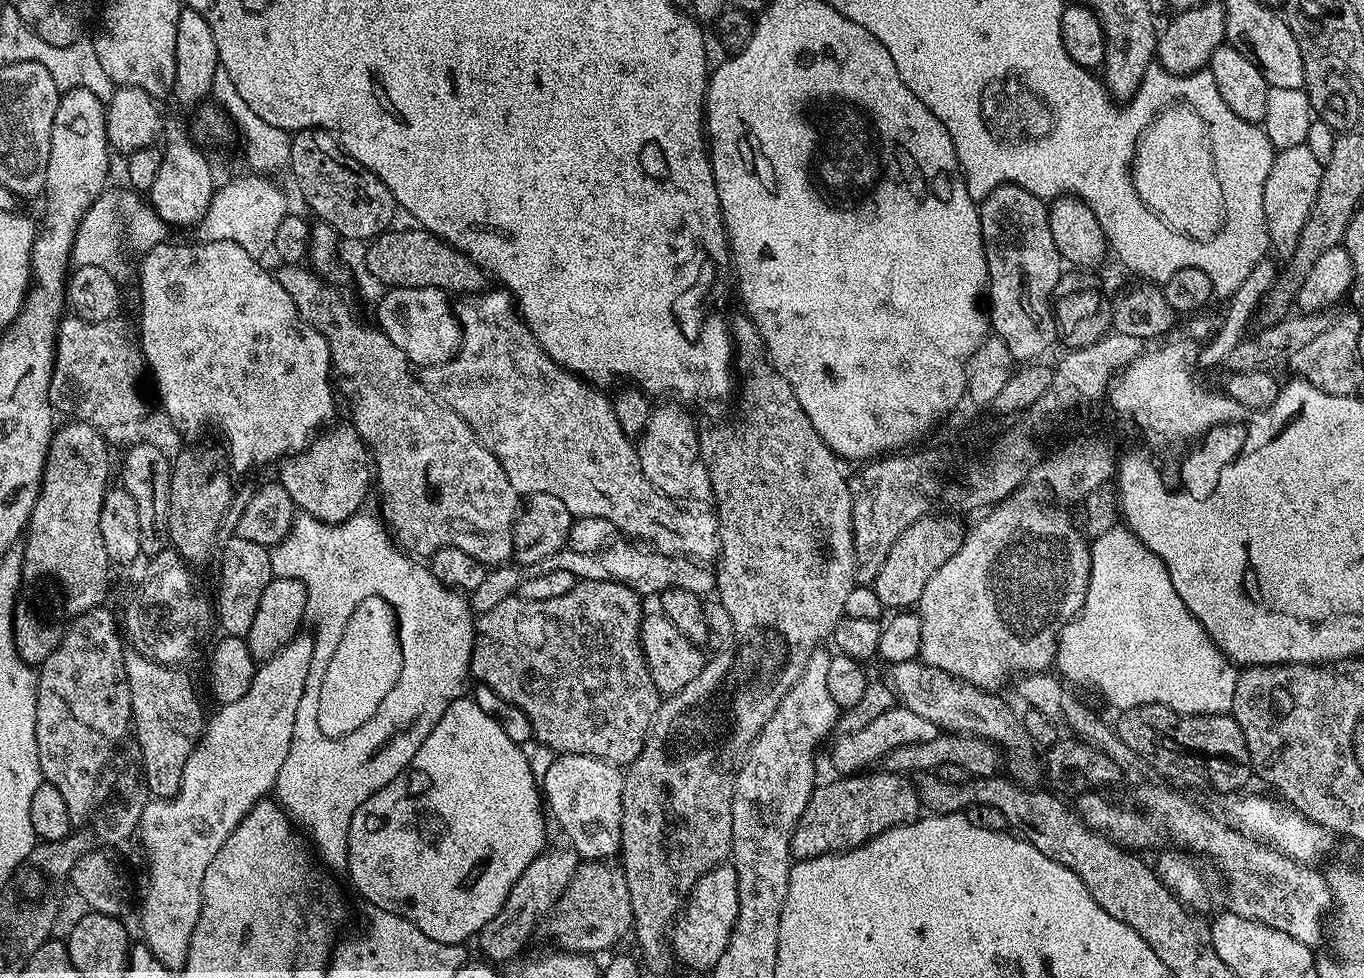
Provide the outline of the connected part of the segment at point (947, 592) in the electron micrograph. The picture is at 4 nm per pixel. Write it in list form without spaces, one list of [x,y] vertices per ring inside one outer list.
[[[1009,498],[995,505],[985,520],[980,520],[973,528],[967,529],[962,546],[950,558],[950,562],[946,562],[946,566],[942,566],[942,570],[938,570],[938,574],[934,574],[930,582],[926,582],[926,590],[922,590],[918,605],[918,615],[922,622],[922,650],[919,659],[930,666],[938,666],[938,670],[946,670],[946,674],[956,676],[968,684],[989,690],[1000,690],[1008,679],[1011,681],[1030,672],[1048,672],[1055,665],[1056,643],[1065,626],[1082,610],[1090,582],[1092,550],[1083,531],[1077,525],[1075,528],[1071,518],[1056,508],[1043,508],[1040,504],[1027,504],[1024,500],[1016,499]]]

